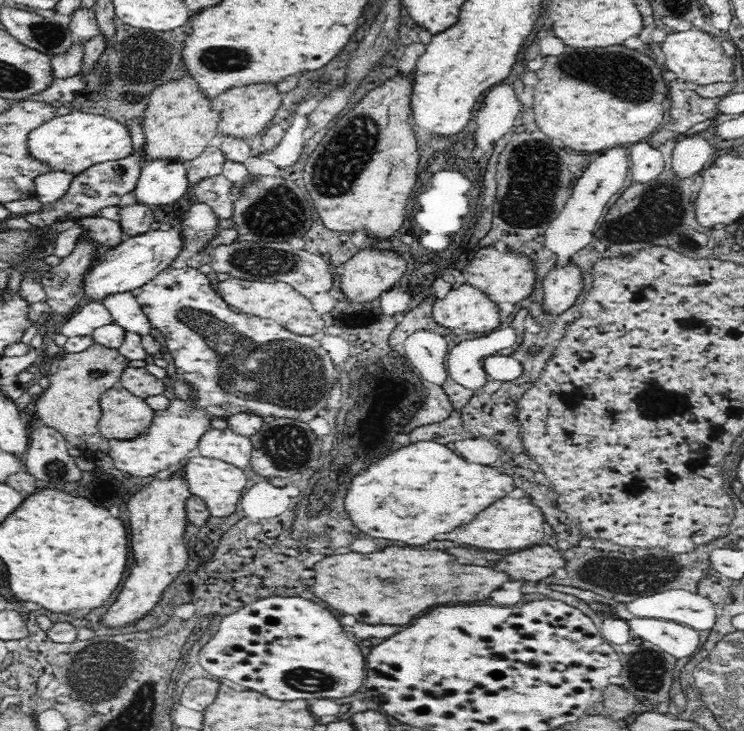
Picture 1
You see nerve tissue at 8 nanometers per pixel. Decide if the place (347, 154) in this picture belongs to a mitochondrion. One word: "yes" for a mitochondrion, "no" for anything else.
yes

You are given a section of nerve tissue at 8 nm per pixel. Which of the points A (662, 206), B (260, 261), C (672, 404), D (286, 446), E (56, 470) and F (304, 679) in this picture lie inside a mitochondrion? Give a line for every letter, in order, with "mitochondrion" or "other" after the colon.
A: mitochondrion
B: mitochondrion
C: other
D: mitochondrion
E: mitochondrion
F: mitochondrion

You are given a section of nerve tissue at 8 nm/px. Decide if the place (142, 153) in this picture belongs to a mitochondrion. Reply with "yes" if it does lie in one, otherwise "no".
no

